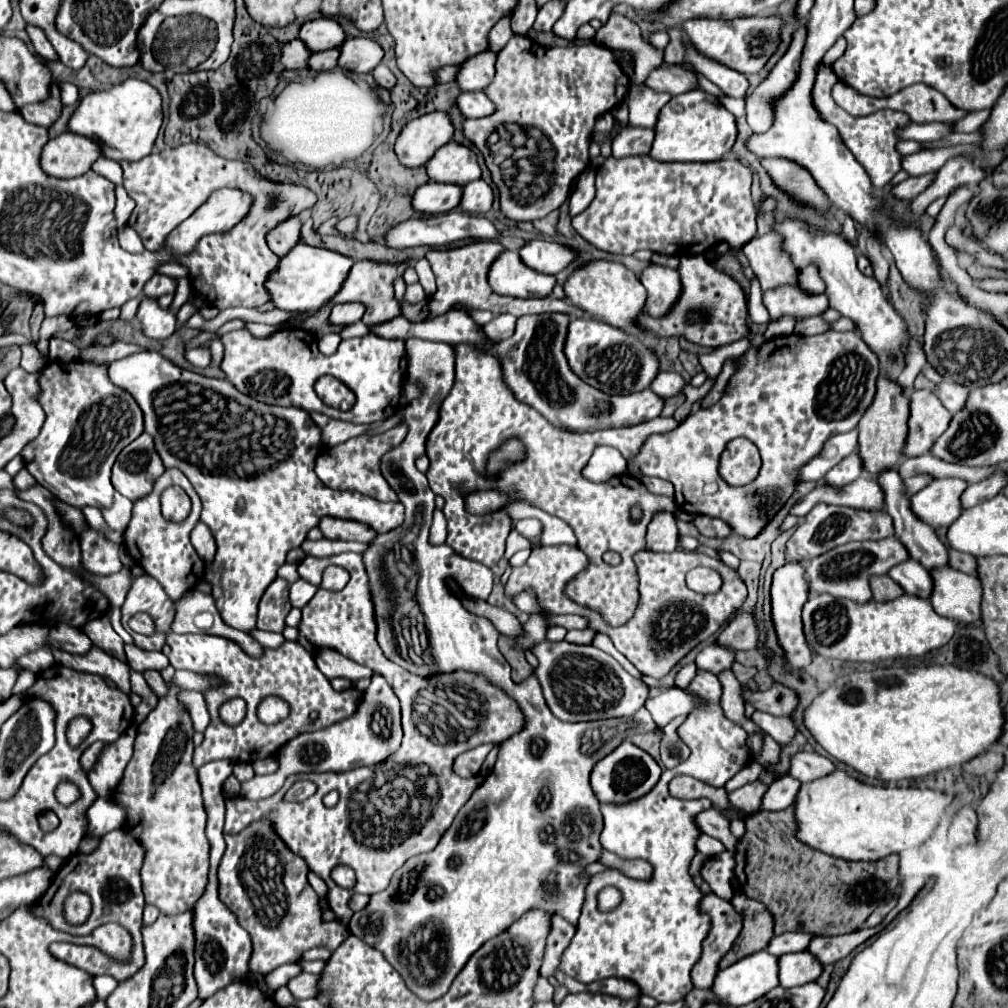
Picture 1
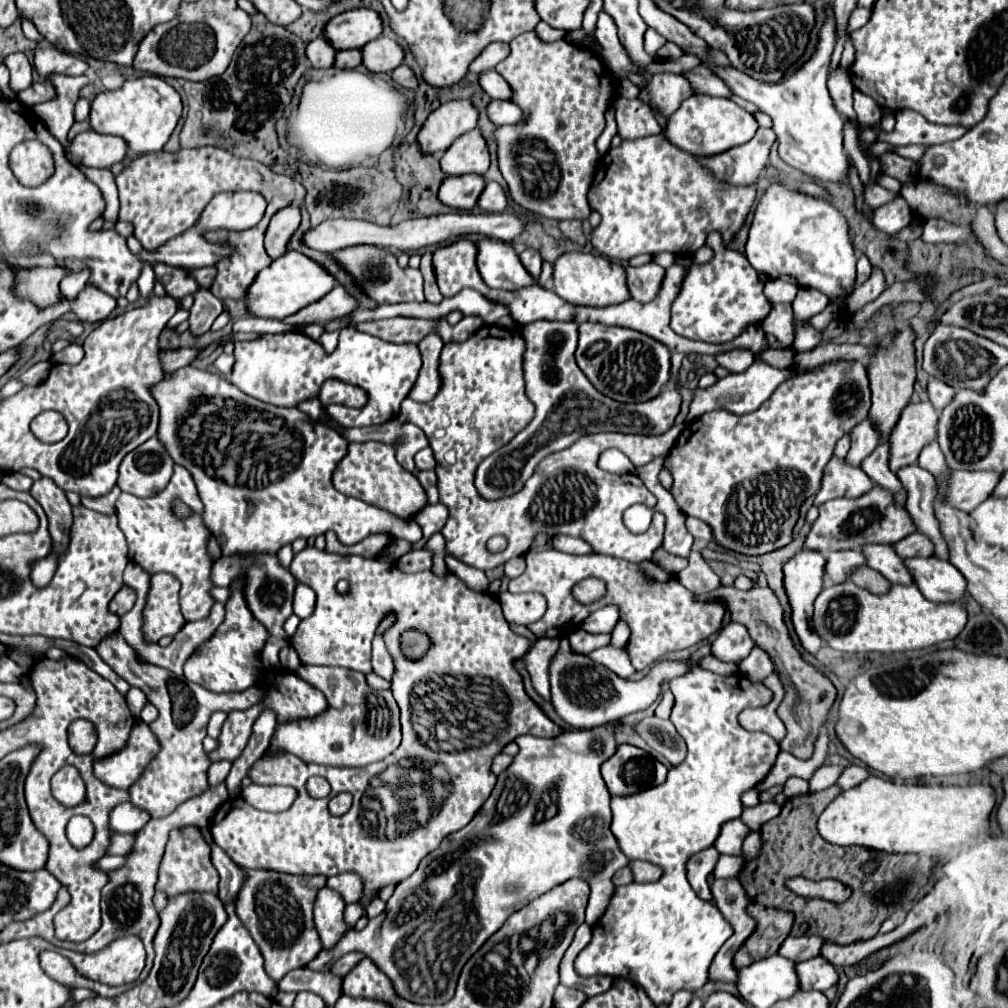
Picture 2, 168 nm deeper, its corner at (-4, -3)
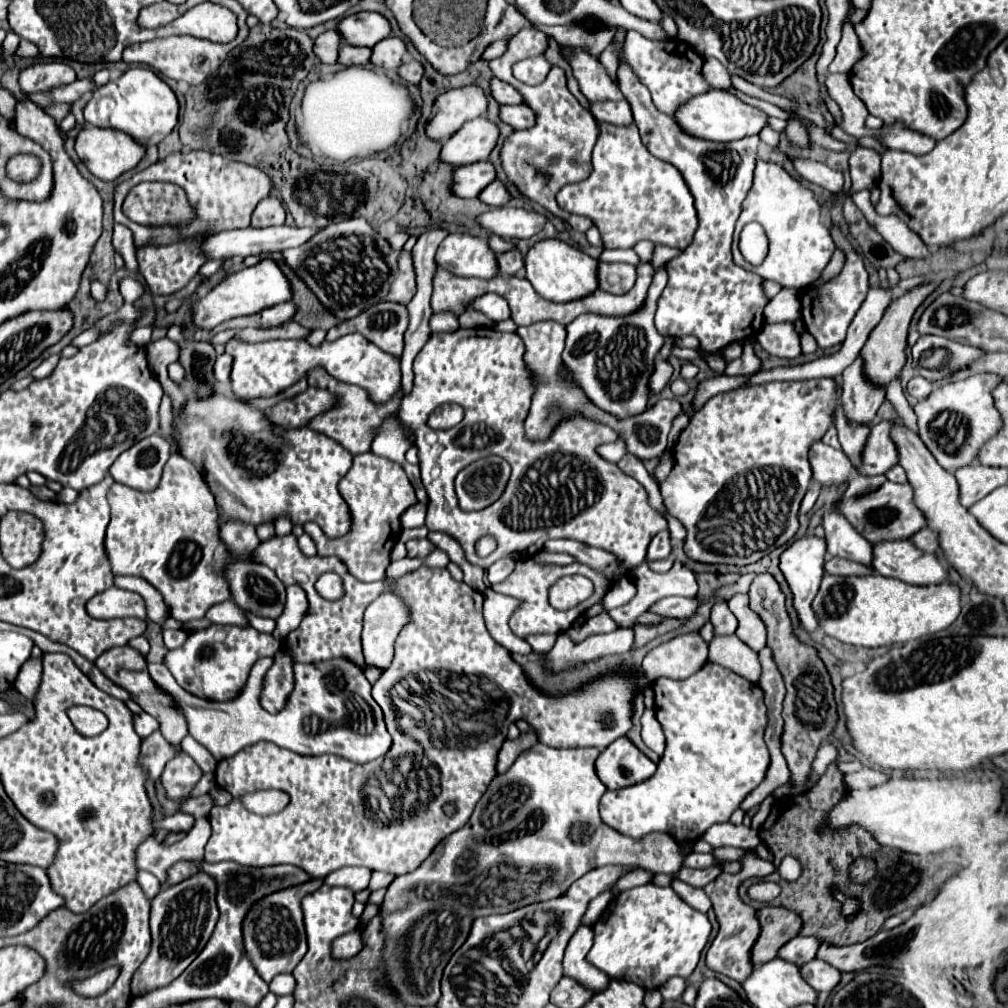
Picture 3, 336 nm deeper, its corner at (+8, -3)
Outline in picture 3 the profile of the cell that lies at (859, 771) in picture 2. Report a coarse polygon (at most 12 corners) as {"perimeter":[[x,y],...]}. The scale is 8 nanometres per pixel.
{"perimeter":[[862,768],[844,774],[848,790],[872,788],[878,784],[878,770]]}

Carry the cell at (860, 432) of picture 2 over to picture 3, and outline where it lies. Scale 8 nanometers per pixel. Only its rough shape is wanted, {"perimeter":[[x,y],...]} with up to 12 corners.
{"perimeter":[[862,358],[842,374],[846,420],[872,426],[884,390],[862,374]]}

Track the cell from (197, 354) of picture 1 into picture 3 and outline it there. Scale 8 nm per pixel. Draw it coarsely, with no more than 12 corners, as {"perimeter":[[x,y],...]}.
{"perimeter":[[223,353],[213,367],[217,389],[234,397],[230,381],[233,358]]}

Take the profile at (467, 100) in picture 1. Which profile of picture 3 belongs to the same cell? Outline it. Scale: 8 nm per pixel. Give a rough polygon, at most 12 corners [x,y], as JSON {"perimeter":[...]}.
{"perimeter":[[526,104],[500,106],[500,120],[514,130],[534,126],[534,112]]}

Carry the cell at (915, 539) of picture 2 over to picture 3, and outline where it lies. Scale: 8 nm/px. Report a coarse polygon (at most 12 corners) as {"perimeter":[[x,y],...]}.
{"perimeter":[[922,528],[910,542],[922,552],[938,550],[934,532]]}

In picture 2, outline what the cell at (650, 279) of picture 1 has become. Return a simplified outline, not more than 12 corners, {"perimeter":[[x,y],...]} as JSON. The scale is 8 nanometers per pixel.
{"perimeter":[[648,262],[626,268],[626,286],[638,302],[650,302],[664,268]]}

